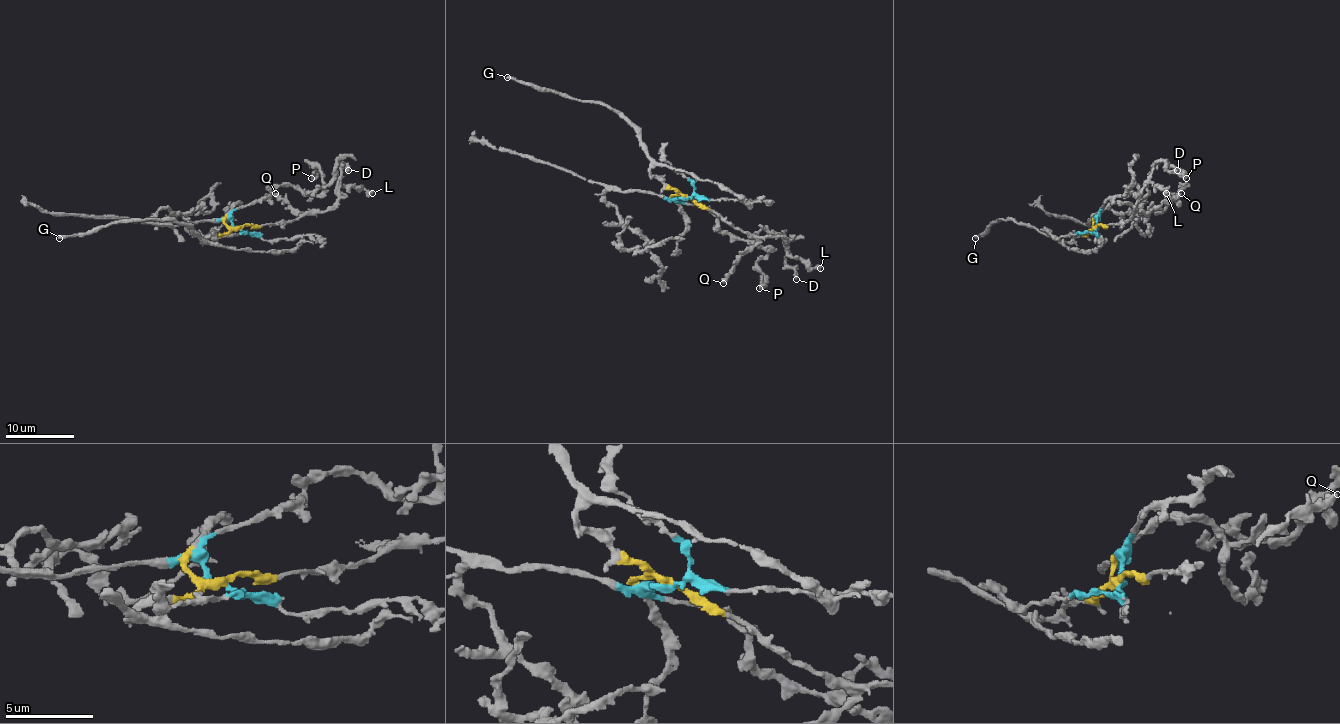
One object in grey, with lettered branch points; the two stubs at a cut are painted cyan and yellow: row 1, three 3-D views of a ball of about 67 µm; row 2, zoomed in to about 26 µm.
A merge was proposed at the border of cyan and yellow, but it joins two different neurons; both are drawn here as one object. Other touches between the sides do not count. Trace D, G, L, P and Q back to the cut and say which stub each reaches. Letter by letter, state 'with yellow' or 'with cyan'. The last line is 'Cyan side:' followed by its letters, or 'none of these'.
D: with yellow
G: with yellow
L: with yellow
P: with cyan
Q: with yellow
Cyan side: P

